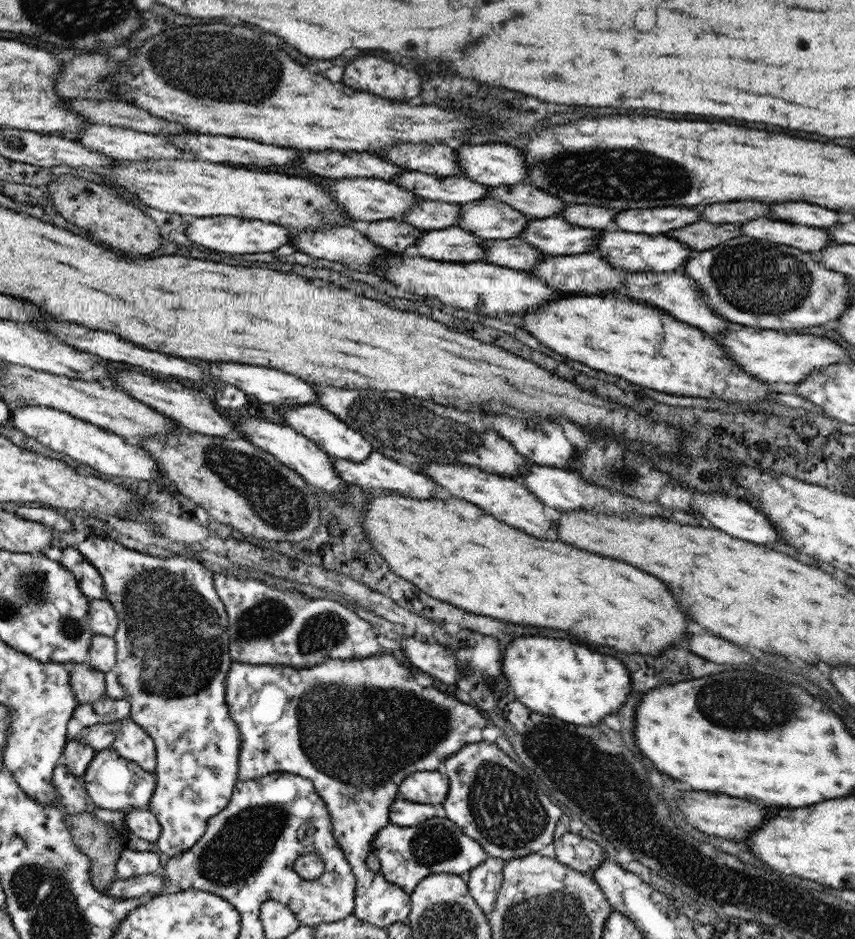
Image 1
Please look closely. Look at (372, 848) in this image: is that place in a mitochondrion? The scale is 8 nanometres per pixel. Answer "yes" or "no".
no

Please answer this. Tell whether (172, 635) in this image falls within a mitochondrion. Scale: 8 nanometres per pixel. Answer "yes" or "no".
yes

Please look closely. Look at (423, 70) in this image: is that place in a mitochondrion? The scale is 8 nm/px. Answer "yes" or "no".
no

